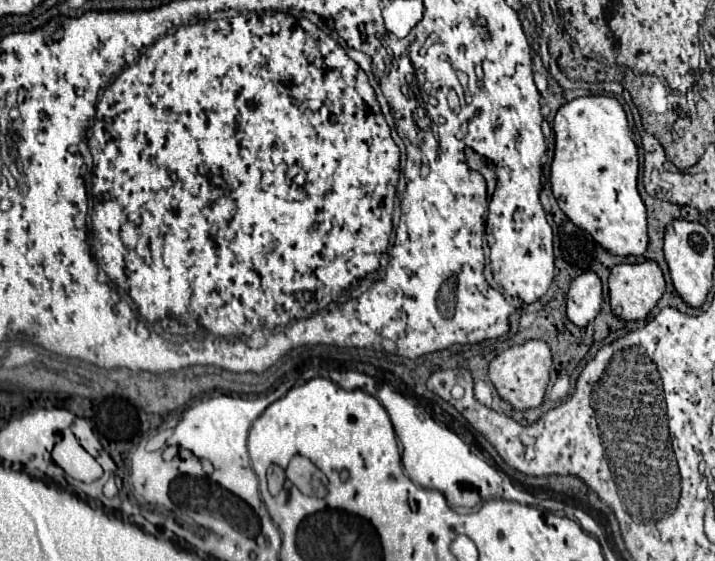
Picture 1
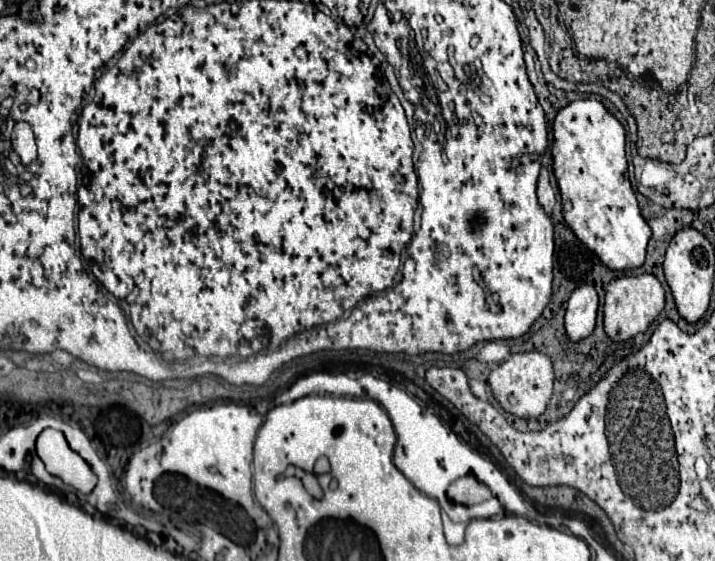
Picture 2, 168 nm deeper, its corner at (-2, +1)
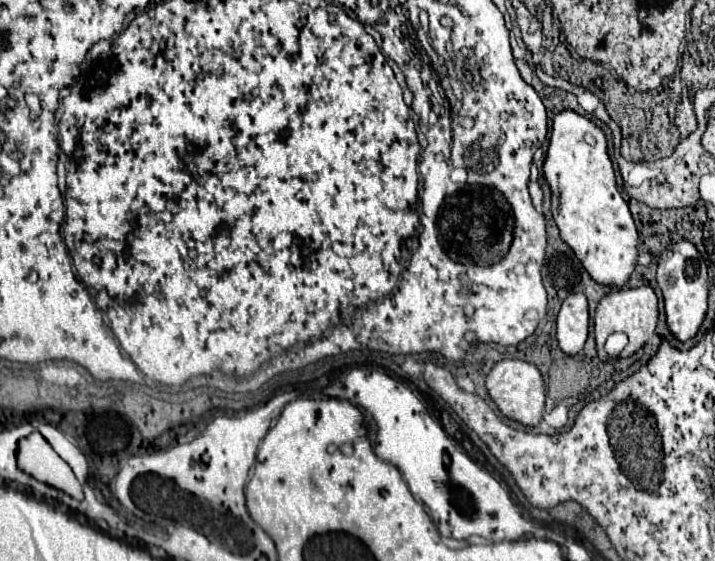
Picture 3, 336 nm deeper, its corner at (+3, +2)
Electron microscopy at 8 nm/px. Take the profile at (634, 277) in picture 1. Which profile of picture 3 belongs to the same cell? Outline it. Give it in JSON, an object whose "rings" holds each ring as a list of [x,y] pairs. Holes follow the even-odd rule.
{"rings":[[[650,285],[634,287],[634,289],[616,289],[608,295],[604,295],[596,307],[594,315],[594,333],[596,333],[596,349],[602,359],[606,359],[604,343],[610,333],[626,333],[628,335],[628,347],[622,351],[622,357],[628,357],[636,353],[654,333],[658,323],[658,299]]]}

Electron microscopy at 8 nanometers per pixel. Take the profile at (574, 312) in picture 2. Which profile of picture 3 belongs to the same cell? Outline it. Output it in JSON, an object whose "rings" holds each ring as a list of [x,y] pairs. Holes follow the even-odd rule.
{"rings":[[[582,293],[568,295],[558,311],[558,345],[566,355],[576,355],[588,337],[588,299]]]}

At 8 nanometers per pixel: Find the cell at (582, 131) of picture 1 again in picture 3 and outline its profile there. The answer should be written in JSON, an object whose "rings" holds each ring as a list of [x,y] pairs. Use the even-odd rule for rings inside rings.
{"rings":[[[564,109],[562,113],[558,113],[554,117],[554,129],[550,135],[550,145],[544,161],[544,177],[552,191],[552,217],[560,229],[560,237],[574,249],[576,257],[582,261],[584,269],[592,275],[594,281],[614,287],[624,285],[636,267],[638,231],[628,209],[628,203],[618,191],[616,171],[608,155],[608,141],[604,131],[572,109]]]}

